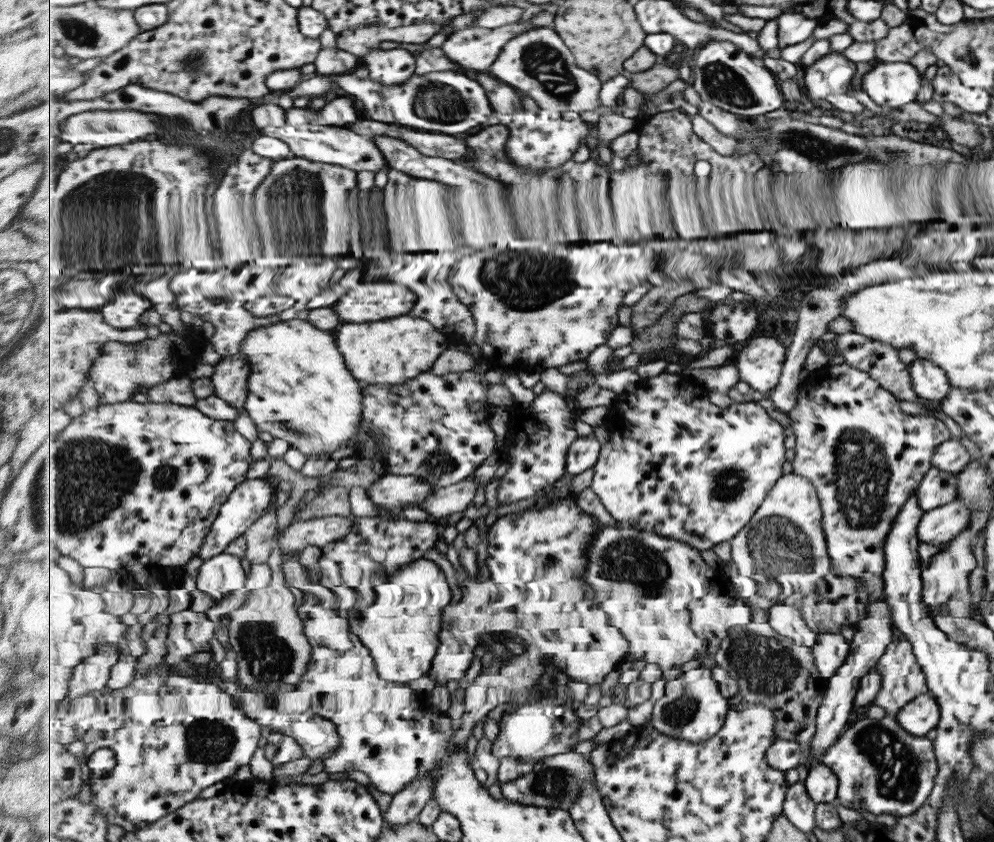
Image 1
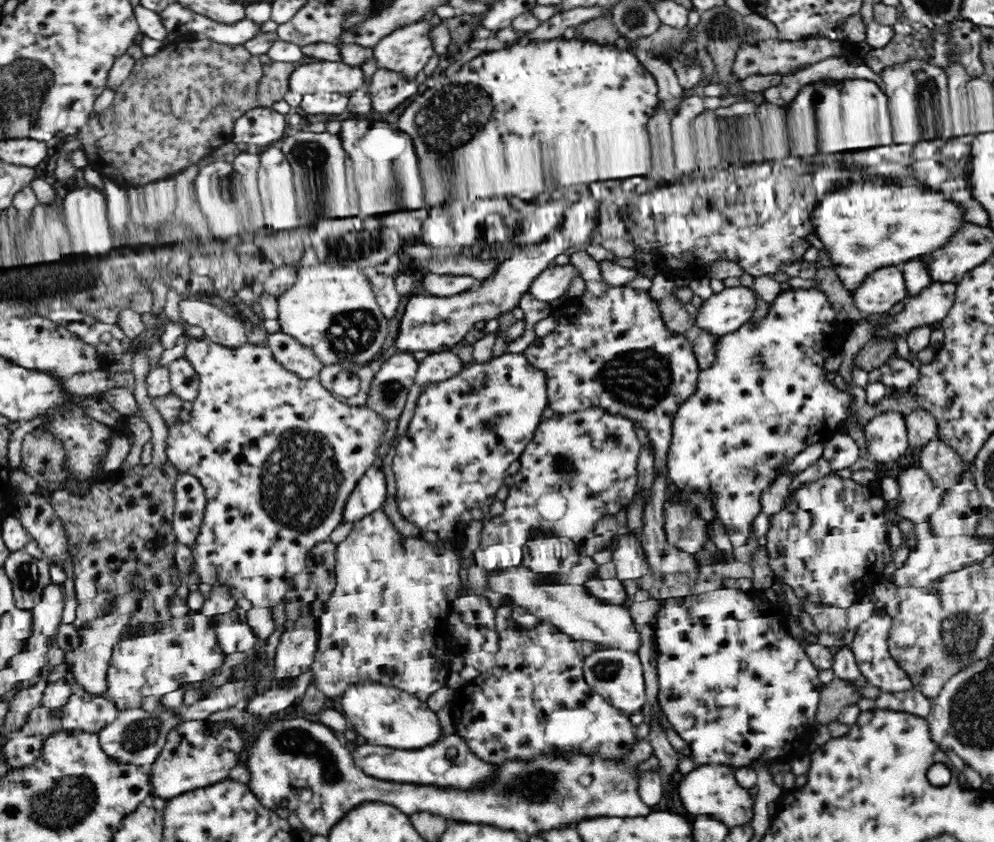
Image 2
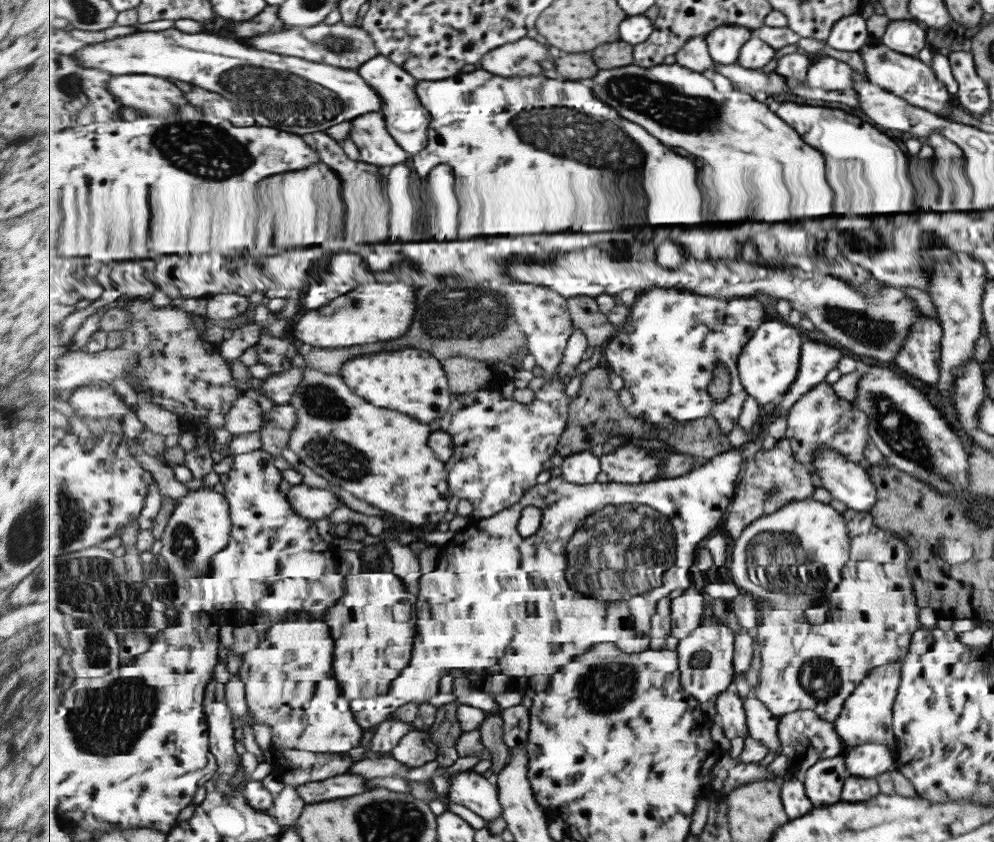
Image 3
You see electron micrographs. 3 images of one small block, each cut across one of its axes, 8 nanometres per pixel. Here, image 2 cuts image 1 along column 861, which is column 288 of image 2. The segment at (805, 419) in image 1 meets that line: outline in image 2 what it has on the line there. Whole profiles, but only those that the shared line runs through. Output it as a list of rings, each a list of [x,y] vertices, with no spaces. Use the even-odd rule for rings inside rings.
[[[187,336],[184,357],[196,370],[200,386],[197,397],[193,400],[189,418],[187,420],[176,419],[166,423],[167,437],[165,451],[168,461],[178,469],[179,473],[190,473],[199,478],[204,487],[207,498],[207,506],[204,517],[194,544],[190,547],[192,554],[192,572],[198,578],[198,584],[210,584],[210,586],[229,586],[232,597],[246,598],[254,607],[272,608],[284,601],[284,596],[291,588],[291,582],[296,574],[300,574],[307,564],[308,554],[314,545],[328,541],[330,532],[342,523],[345,517],[347,498],[356,488],[358,481],[370,468],[372,460],[376,458],[374,451],[378,446],[378,440],[386,432],[386,419],[379,413],[365,405],[354,406],[343,403],[339,396],[326,390],[319,382],[319,378],[300,379],[295,372],[282,367],[273,357],[270,347],[245,343],[240,347],[225,347],[220,343],[212,342],[208,337],[196,338]]]

